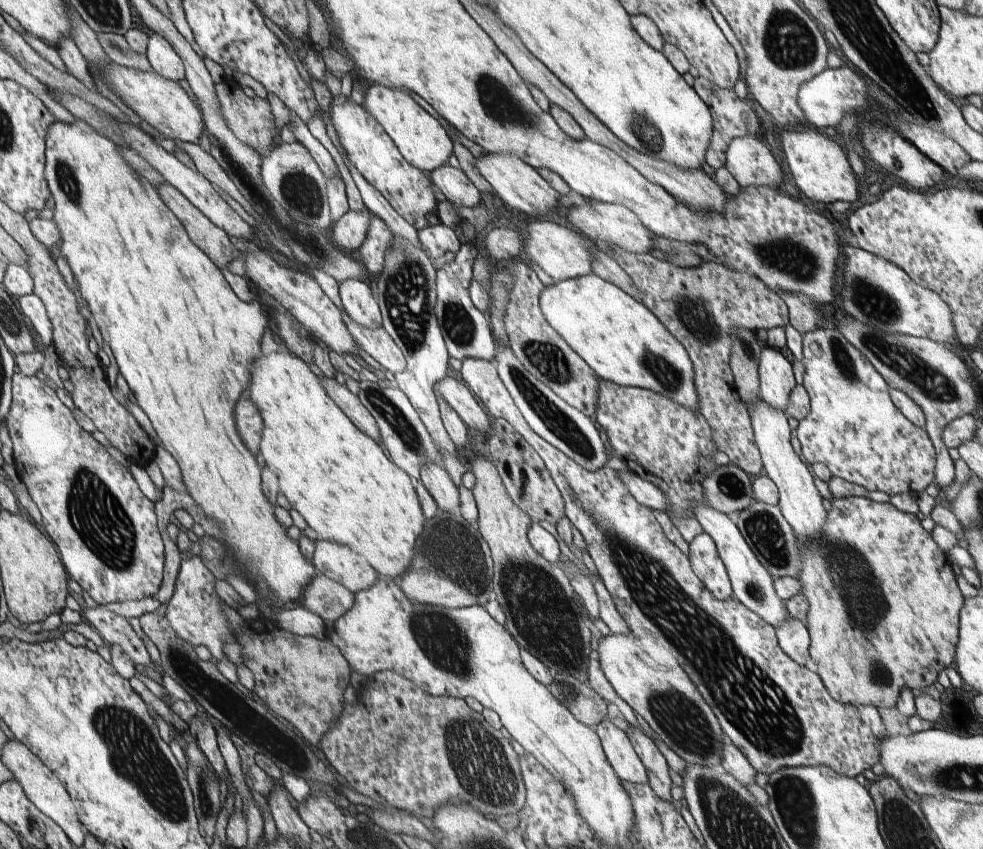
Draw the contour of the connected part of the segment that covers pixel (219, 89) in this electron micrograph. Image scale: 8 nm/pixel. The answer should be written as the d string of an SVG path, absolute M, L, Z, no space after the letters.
M234 78L225 79L219 84L215 84L216 96L220 102L220 112L228 124L228 128L232 130L232 134L236 135L238 140L249 144L255 148L262 157L268 156L280 144L280 132L274 124L274 116L270 109L270 103L261 97L250 98L250 94L246 94L246 86L240 85Z

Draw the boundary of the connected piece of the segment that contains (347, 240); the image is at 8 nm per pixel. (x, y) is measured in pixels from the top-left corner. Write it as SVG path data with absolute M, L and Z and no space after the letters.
M365 208L361 212L349 211L329 231L338 248L348 252L360 248L368 234L368 210Z

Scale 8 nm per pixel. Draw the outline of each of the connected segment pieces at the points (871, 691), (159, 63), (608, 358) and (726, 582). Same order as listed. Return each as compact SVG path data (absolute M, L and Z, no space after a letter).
M846 497L841 499L834 499L831 502L832 510L827 512L827 524L824 526L824 534L823 539L818 543L814 543L812 545L808 545L807 543L800 543L799 539L797 539L797 545L799 546L799 551L803 560L803 565L801 568L801 573L799 574L798 580L802 583L803 586L803 594L805 594L806 598L808 598L810 610L807 614L806 620L808 623L808 630L811 636L811 643L809 648L809 656L816 663L817 675L822 679L824 686L828 689L830 696L837 702L842 703L843 705L854 705L854 706L875 706L878 710L879 708L892 708L897 706L897 698L899 697L900 691L902 688L911 688L912 691L917 690L925 690L927 686L934 684L936 680L939 678L939 674L941 670L948 669L950 664L954 662L956 644L958 644L959 638L959 616L962 606L964 606L964 596L960 592L960 588L958 588L958 584L956 584L956 578L954 571L952 571L951 563L949 562L947 556L942 553L942 550L936 545L934 539L932 539L932 535L927 532L922 525L920 525L921 519L918 517L918 514L910 514L905 512L900 512L892 503L879 503L876 501L872 501L868 497Z
M154 33L148 36L147 58L156 73L172 81L185 78L185 65L181 55L164 36Z
M590 274L545 286L540 299L549 325L593 367L600 380L650 389L700 411L693 361L688 351L670 334L661 319L633 295Z
M702 532L689 544L688 554L693 562L693 569L713 597L729 601L734 596L733 585L718 551L714 539Z

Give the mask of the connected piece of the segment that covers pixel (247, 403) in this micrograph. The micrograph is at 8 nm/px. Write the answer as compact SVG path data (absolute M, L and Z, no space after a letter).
M250 398L238 402L236 412L236 424L238 432L242 434L242 442L254 454L260 452L261 436L264 432L264 419L261 417L261 411Z

